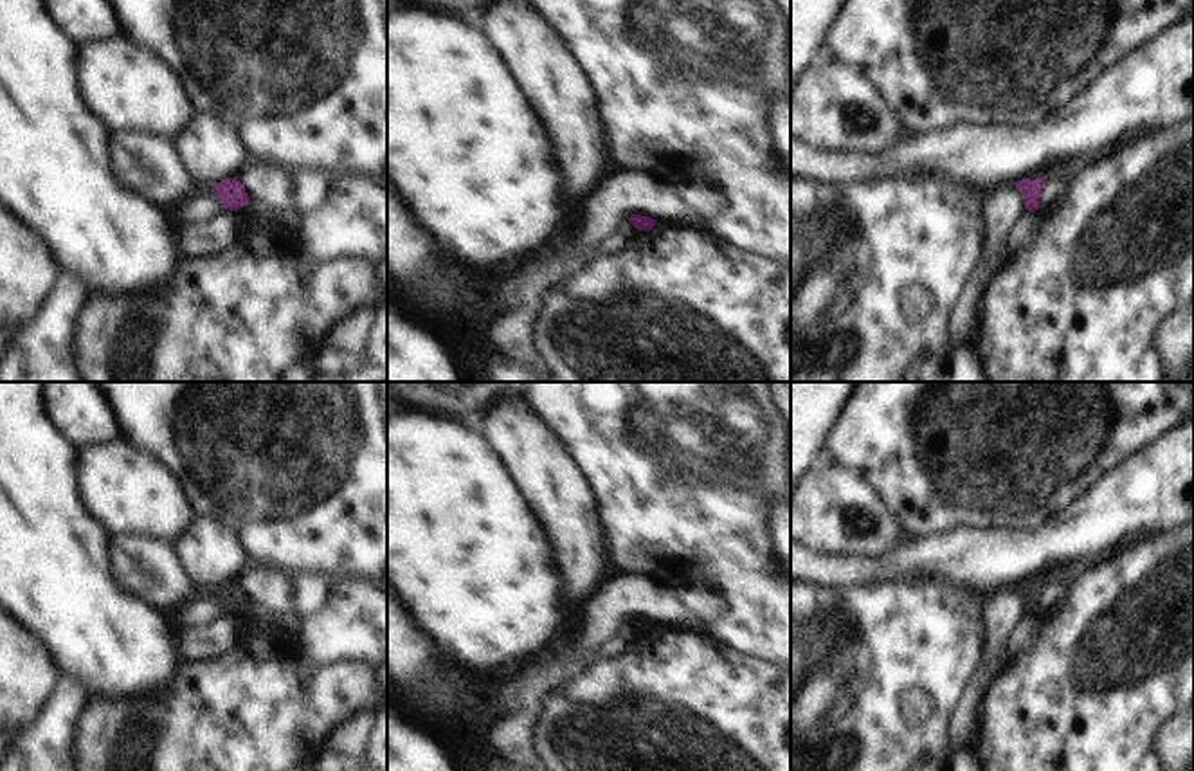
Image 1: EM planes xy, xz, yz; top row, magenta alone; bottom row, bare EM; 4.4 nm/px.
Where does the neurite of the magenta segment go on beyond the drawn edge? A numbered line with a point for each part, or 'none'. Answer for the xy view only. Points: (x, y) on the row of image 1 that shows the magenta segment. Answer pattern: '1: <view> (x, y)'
none

